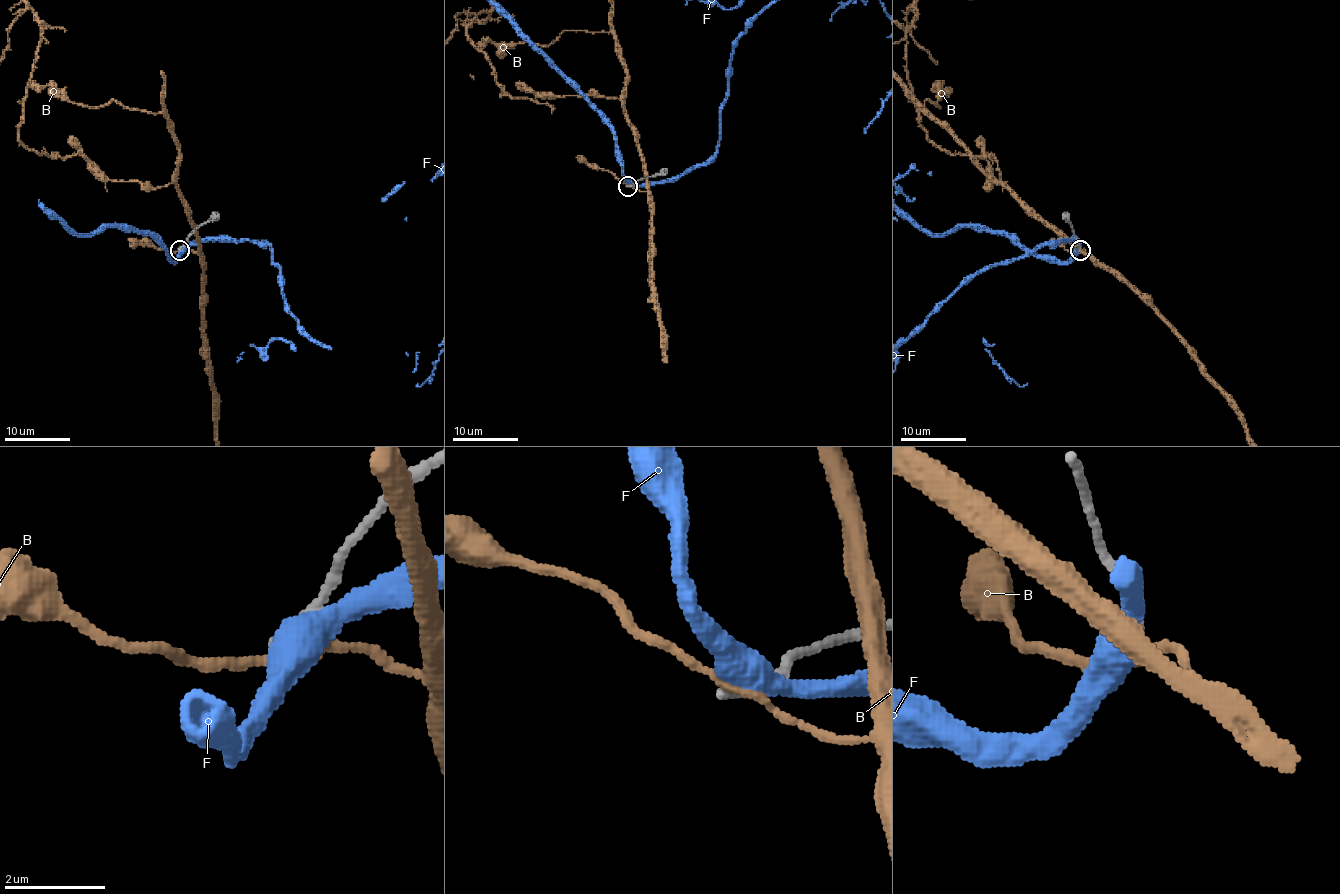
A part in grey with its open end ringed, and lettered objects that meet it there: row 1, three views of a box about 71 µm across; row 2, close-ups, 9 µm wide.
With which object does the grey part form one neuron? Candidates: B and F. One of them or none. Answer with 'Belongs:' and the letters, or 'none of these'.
Belongs: none of these

